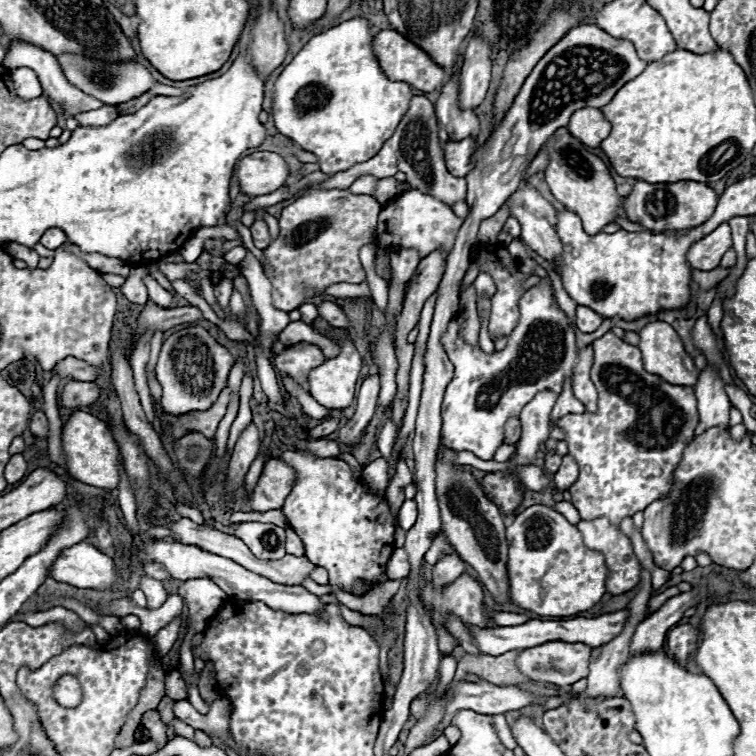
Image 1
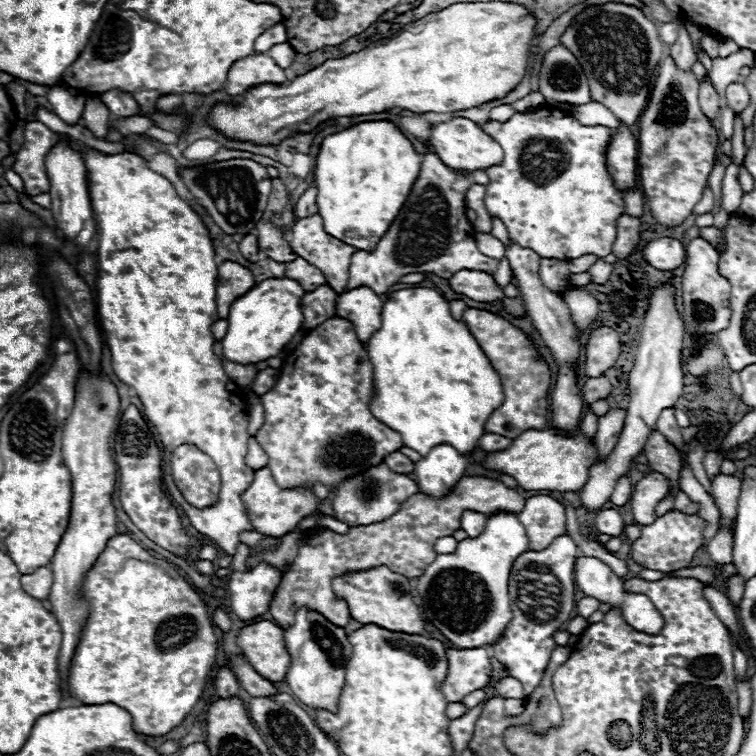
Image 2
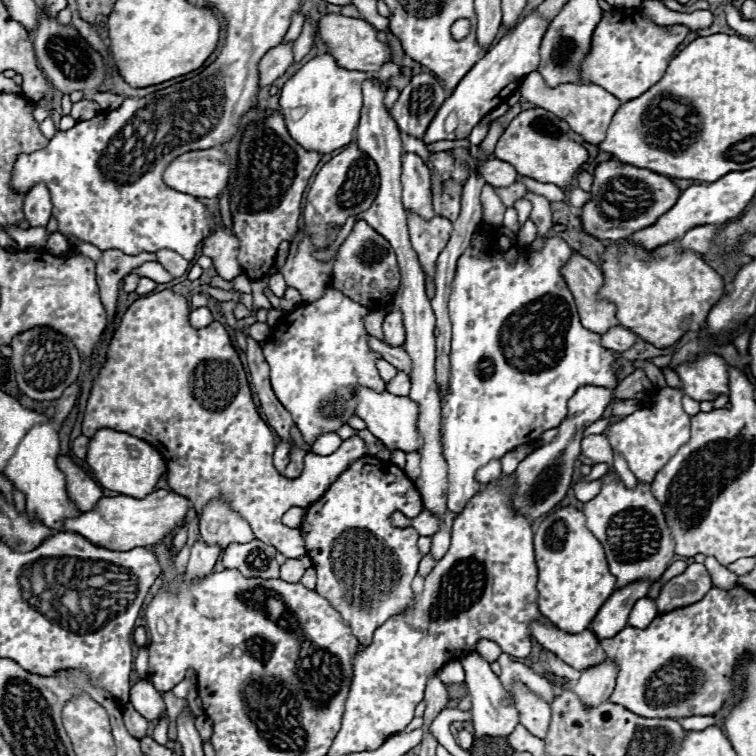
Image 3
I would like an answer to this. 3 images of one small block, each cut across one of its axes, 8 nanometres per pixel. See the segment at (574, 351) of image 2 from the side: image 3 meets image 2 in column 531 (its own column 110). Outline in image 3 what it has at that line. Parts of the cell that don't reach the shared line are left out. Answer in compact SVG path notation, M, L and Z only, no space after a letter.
M104 250L102 258L96 262L96 282L100 286L100 296L108 312L108 320L112 320L116 314L116 298L122 278L142 262L156 262L156 258L154 254L146 254L146 252L138 256L126 256L118 250Z

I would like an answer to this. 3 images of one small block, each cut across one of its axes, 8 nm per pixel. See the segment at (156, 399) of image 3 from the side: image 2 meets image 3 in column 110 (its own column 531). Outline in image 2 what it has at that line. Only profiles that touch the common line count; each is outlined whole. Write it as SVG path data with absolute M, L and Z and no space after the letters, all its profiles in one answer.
M468 308L464 312L466 326L478 340L480 348L492 362L494 370L498 372L502 386L504 386L504 402L498 410L492 412L484 430L490 434L516 438L526 430L544 430L548 428L548 398L550 398L550 384L552 372L546 360L540 356L536 344L510 320L496 316L486 310Z

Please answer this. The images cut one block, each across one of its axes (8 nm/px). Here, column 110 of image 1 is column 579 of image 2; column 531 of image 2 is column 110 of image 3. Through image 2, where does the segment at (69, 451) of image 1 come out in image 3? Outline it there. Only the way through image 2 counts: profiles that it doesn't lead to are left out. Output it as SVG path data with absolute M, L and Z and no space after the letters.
M102 430L98 432L98 436L90 438L86 462L90 464L102 488L114 490L118 494L134 496L134 498L144 498L152 494L156 490L160 476L166 472L166 462L160 456L160 452L152 448L152 444L136 436L130 436L126 432L114 432L114 430Z

